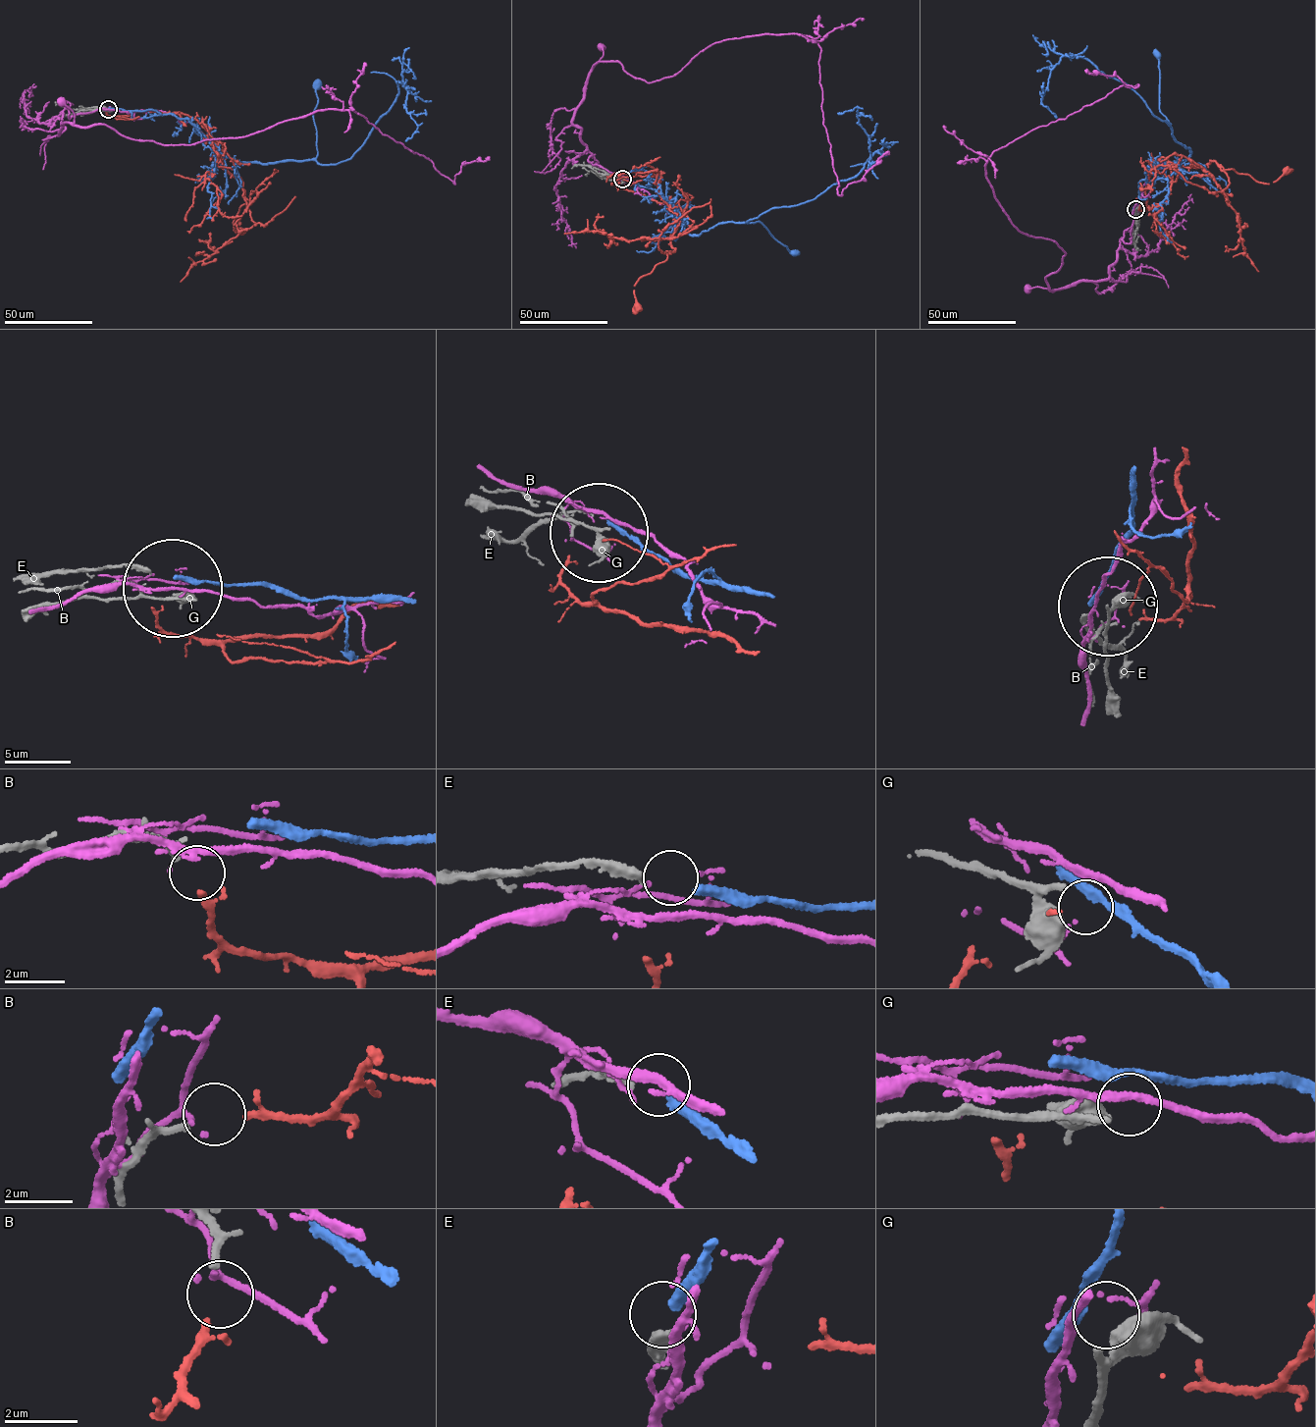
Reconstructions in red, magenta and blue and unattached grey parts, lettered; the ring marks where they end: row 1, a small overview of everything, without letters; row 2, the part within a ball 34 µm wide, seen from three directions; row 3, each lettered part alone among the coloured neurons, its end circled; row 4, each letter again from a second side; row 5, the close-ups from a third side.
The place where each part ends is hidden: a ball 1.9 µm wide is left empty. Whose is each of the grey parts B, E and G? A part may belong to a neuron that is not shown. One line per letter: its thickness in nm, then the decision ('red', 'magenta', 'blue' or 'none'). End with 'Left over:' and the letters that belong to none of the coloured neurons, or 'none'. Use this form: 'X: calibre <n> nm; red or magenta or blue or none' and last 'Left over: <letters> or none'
B: calibre 140 nm; red
E: calibre 300 nm; blue
G: calibre 220 nm; none
Left over: G

